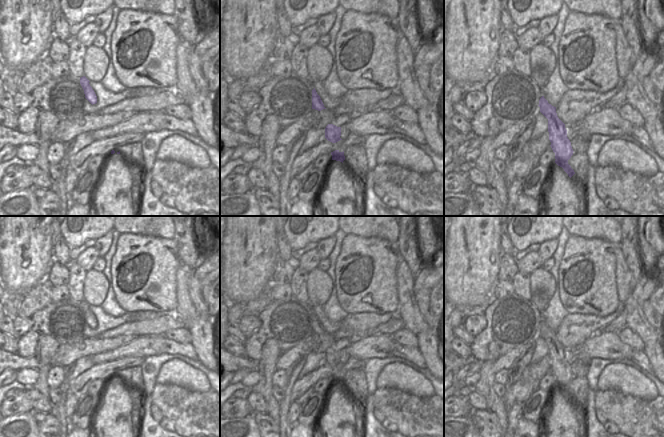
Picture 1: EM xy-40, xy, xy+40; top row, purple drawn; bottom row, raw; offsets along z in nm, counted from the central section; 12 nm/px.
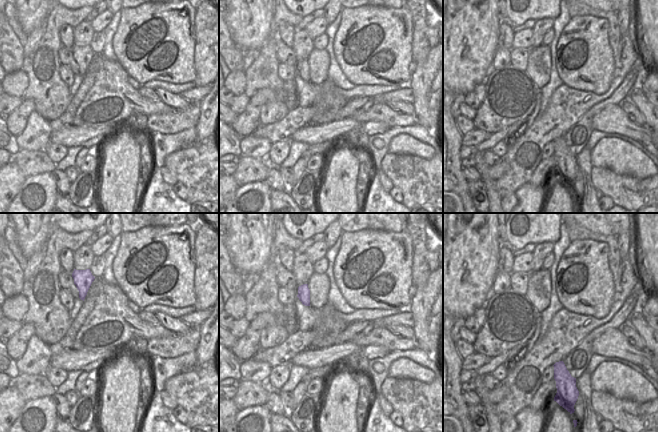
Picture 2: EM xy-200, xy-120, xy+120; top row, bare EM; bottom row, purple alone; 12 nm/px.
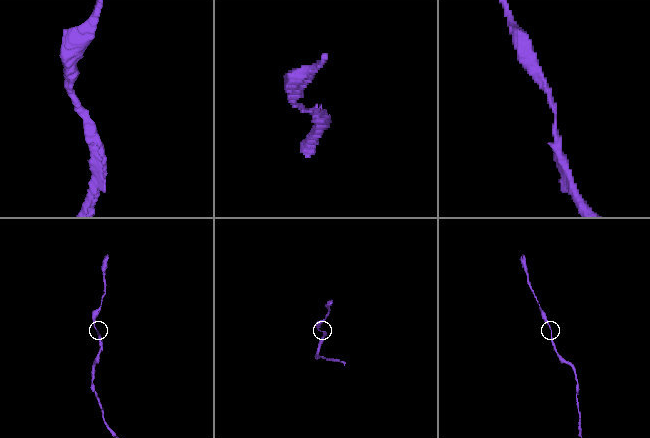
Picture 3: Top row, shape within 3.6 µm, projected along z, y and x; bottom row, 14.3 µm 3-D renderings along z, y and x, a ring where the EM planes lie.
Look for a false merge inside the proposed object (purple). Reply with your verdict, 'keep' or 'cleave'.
keep

